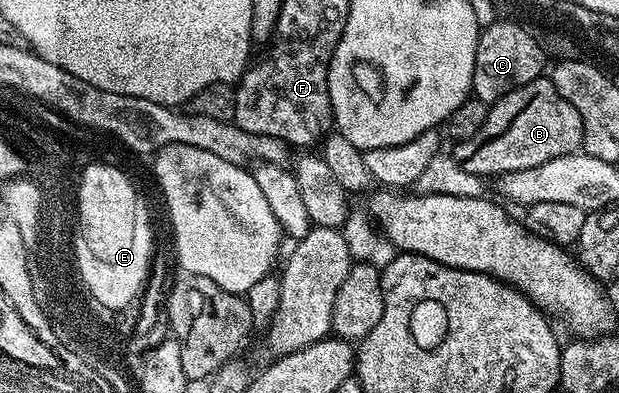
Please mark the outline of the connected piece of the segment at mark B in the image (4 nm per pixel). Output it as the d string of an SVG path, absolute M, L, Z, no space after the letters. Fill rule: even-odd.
M540 77L490 104L485 125L481 125L469 141L455 143L453 154L461 169L474 175L498 177L545 165L545 161L553 161L553 157L574 155L582 145L581 113L557 93L550 78Z

